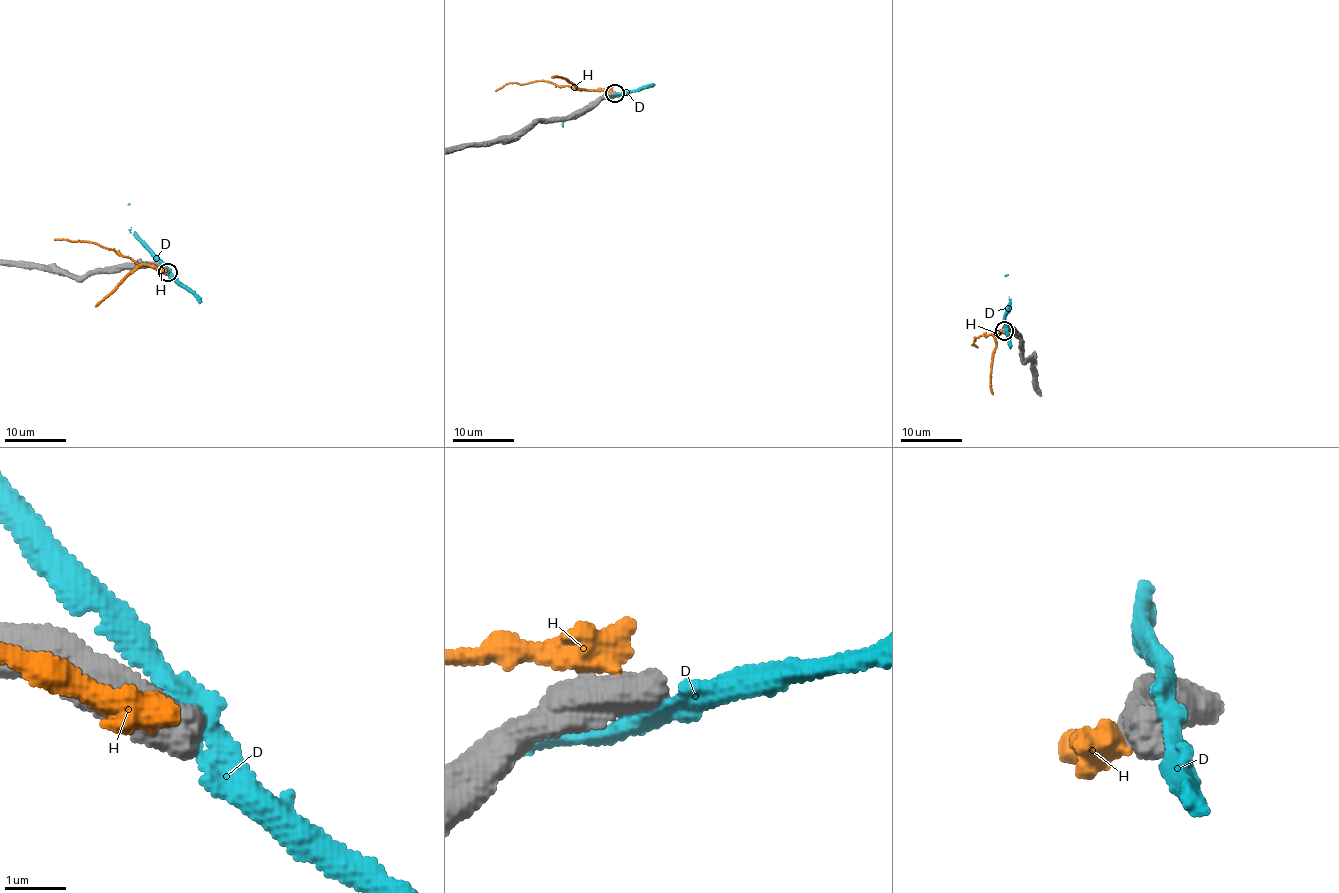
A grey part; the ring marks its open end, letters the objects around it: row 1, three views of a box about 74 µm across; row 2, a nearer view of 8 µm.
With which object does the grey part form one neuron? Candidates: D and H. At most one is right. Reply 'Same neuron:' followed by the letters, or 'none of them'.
Same neuron: none of them

